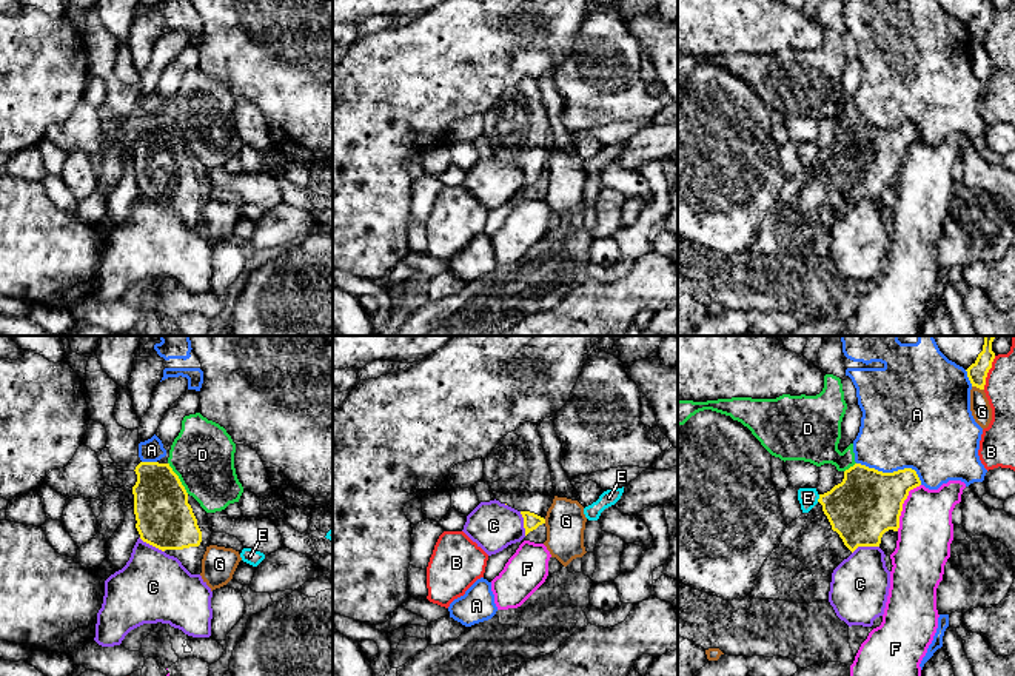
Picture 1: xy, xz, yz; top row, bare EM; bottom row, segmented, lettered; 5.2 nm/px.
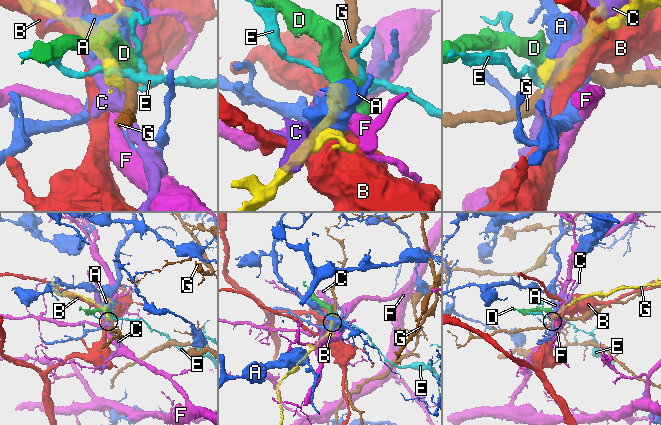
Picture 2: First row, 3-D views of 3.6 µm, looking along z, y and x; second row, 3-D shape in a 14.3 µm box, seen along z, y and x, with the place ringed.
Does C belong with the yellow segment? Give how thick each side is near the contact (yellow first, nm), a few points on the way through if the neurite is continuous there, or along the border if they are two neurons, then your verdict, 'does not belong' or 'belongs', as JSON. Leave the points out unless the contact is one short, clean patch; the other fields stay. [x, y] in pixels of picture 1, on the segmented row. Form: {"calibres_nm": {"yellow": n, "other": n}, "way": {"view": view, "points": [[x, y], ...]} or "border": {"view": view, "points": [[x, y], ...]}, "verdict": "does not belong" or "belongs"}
{"calibres_nm": {"yellow": 360, "other": 300}, "verdict": "does not belong"}

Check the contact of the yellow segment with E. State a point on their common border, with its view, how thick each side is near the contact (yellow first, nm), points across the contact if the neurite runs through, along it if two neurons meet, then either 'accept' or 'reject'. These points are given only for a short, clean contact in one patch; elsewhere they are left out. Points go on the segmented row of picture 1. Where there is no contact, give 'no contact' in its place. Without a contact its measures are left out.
contact yz (820, 498); calibres 360 and 100 nm; border yz (820, 495), (817, 501); reject

